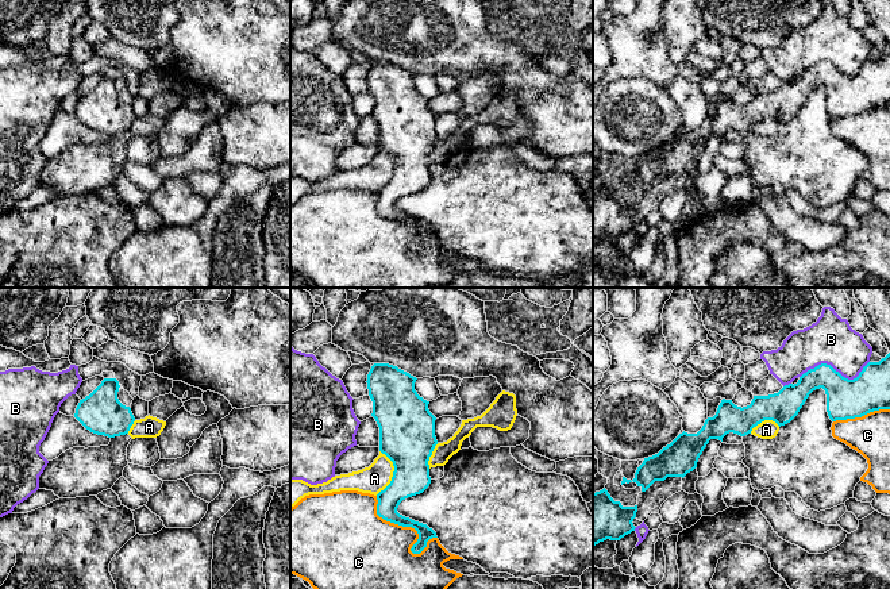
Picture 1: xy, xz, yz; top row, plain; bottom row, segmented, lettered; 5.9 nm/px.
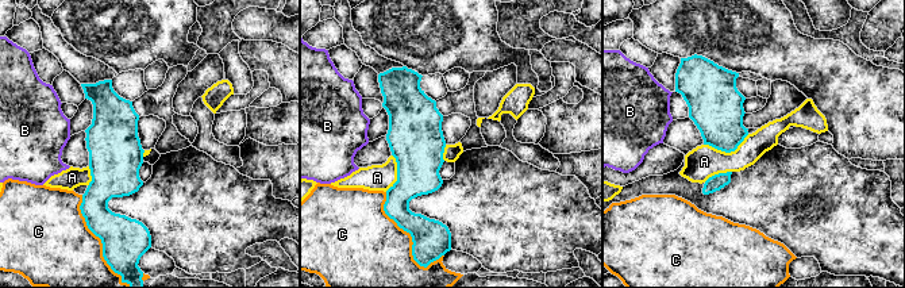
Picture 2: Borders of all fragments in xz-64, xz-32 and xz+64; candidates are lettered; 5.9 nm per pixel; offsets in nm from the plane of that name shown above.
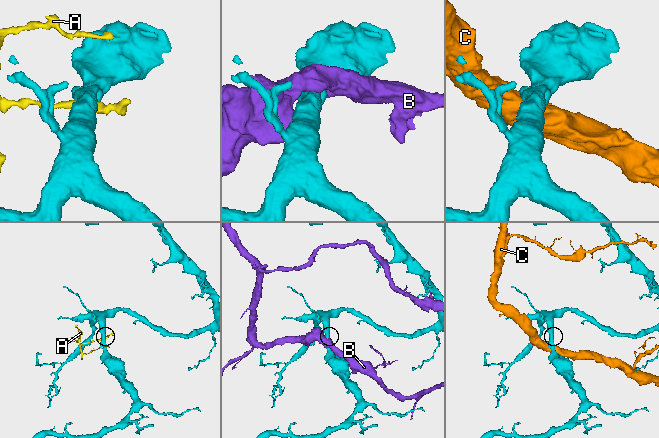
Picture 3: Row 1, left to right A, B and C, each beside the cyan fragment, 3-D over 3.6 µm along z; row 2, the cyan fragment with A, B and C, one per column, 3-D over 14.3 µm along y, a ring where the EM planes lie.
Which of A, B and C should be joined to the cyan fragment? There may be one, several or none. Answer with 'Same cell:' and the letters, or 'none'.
Same cell: none

